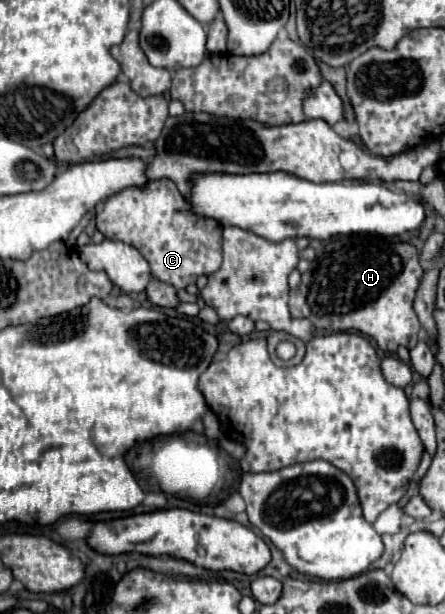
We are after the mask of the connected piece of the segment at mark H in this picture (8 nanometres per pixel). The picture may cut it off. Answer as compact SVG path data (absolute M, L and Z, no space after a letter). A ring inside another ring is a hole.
M355 234L325 240L317 248L317 258L301 278L301 286L291 290L289 310L293 318L307 318L321 332L357 330L375 338L385 352L399 346L413 348L421 334L413 300L423 276L417 250L407 242L393 242L383 236Z

